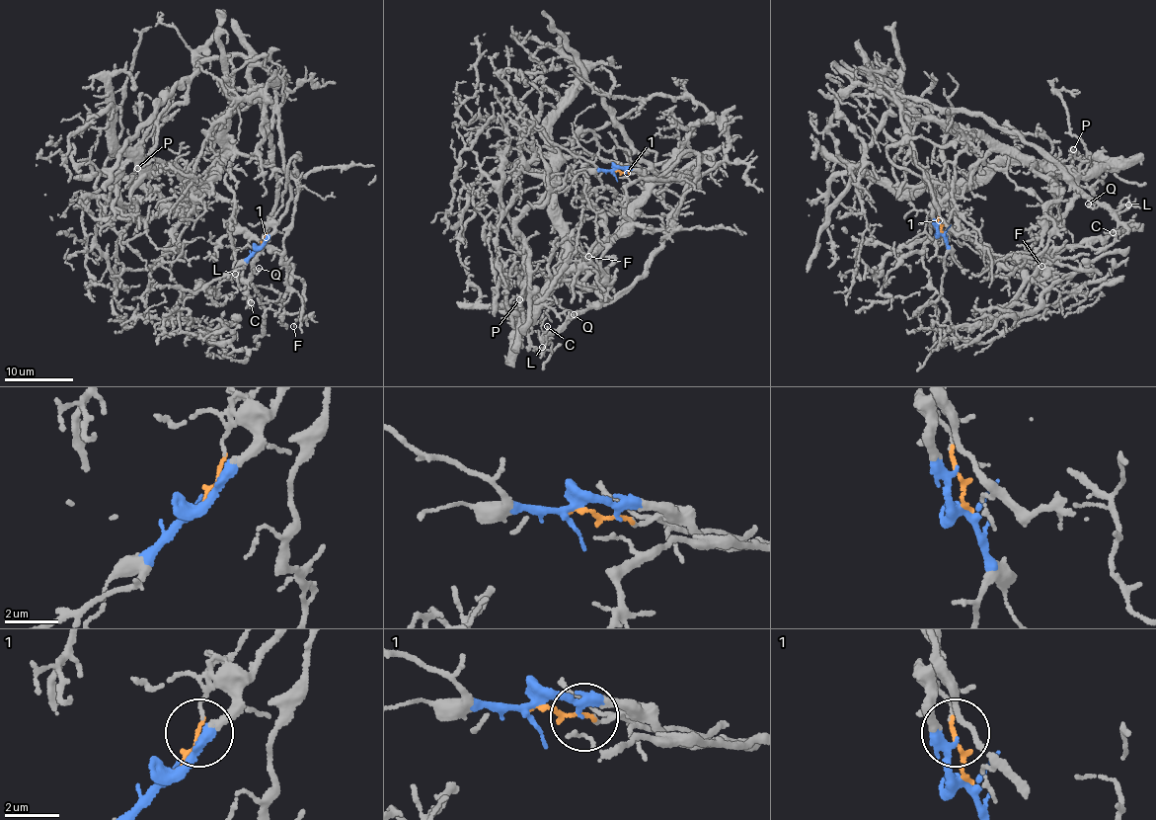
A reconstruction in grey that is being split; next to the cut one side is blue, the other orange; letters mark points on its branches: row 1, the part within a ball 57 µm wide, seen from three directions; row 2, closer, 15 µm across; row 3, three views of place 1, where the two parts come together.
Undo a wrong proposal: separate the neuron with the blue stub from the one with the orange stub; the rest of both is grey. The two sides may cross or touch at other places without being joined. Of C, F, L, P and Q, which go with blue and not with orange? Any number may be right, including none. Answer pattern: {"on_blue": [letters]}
{"on_blue": ["C", "L", "Q"]}

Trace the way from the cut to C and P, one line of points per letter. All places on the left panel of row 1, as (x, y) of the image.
C: (257, 248), (274, 230), (290, 193), (278, 112), (259, 100), (272, 134), (280, 184), (249, 282), (250, 301)
P: (257, 248), (282, 204), (289, 159), (299, 158), (299, 175), (230, 156), (178, 209), (129, 177), (138, 168)

